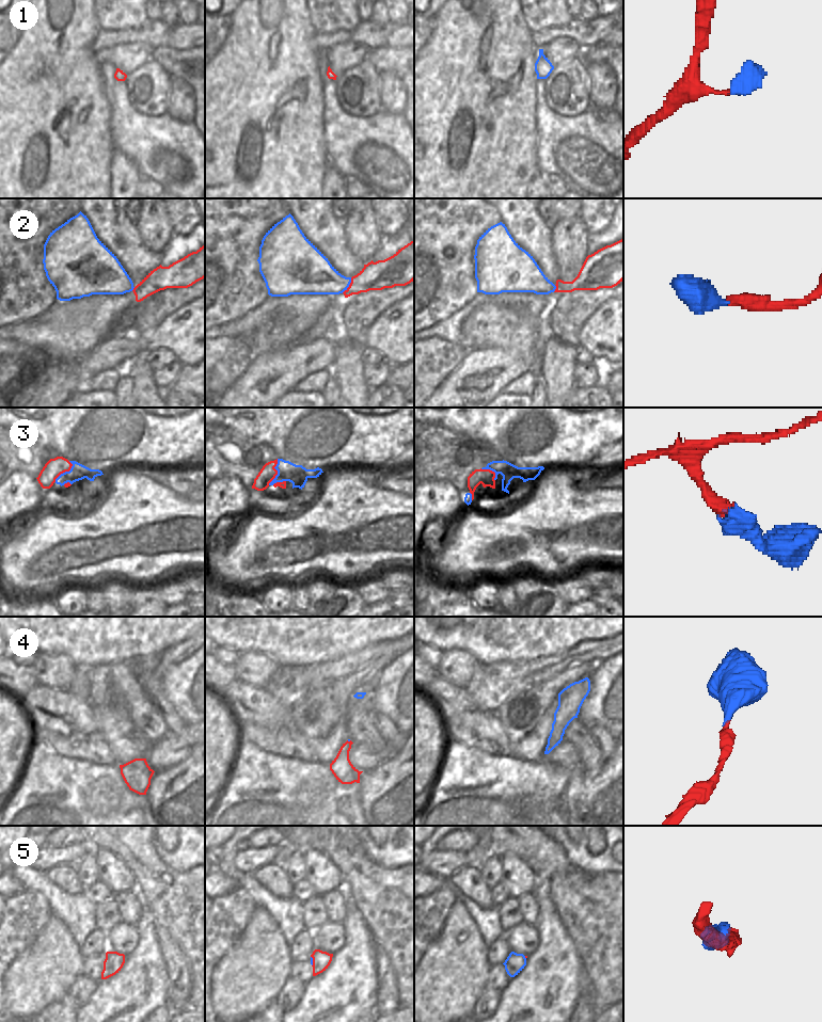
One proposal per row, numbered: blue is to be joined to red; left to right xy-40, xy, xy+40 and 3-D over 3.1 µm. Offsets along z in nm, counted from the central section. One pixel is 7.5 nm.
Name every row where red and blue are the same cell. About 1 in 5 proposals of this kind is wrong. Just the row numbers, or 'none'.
1, 2, 3, 4, 5.

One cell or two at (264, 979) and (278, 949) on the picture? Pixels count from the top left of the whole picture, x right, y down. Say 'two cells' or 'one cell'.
one cell

